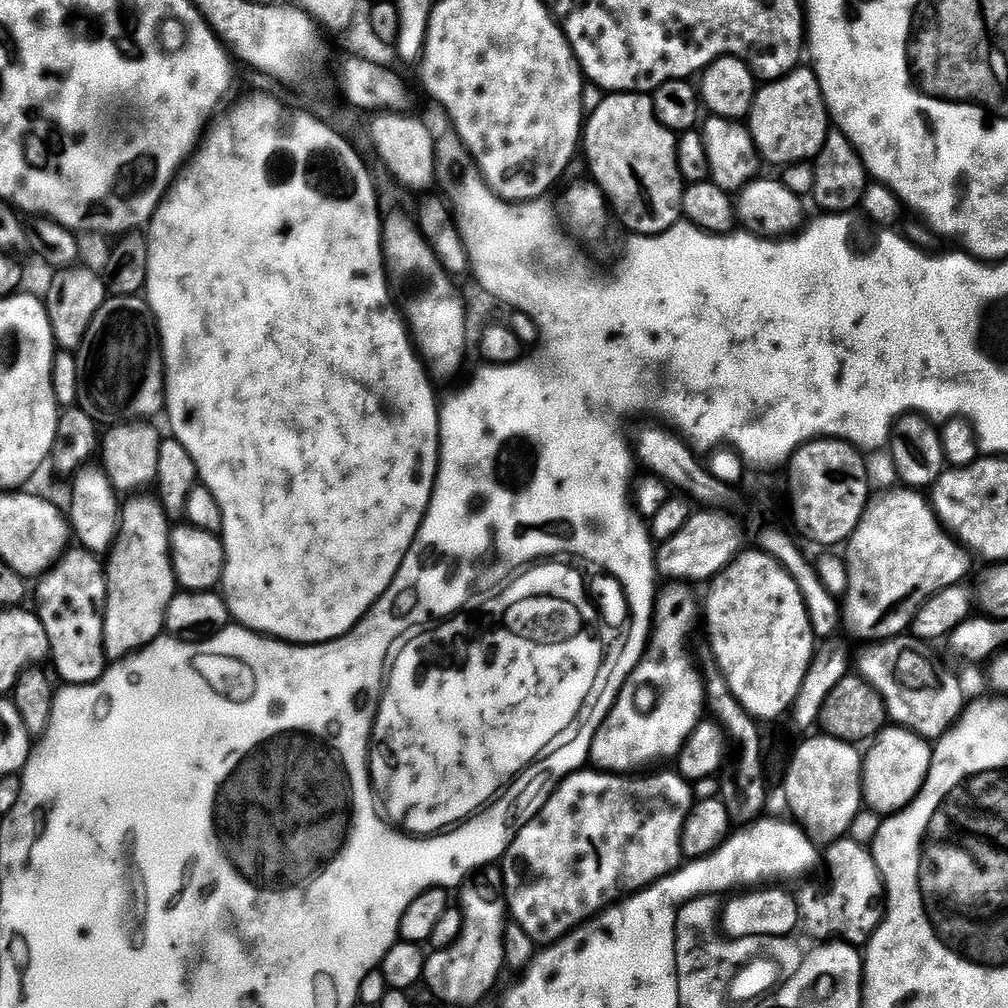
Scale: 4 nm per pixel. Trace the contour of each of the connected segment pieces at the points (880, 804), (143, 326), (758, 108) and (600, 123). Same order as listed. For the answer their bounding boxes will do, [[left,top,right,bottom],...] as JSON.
[[864,726,933,818],[74,295,165,425],[746,66,830,165],[582,92,686,236]]

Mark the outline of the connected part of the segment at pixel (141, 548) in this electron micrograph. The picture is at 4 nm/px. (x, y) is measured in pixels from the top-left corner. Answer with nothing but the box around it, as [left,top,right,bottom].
[104,498,178,661]

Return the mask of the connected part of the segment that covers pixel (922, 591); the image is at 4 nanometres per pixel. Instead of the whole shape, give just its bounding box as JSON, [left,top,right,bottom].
[842,490,969,642]

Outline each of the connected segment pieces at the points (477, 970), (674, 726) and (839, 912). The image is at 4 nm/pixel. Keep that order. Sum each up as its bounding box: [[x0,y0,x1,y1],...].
[[423,882,506,1004],[590,582,705,774],[822,838,886,946]]

